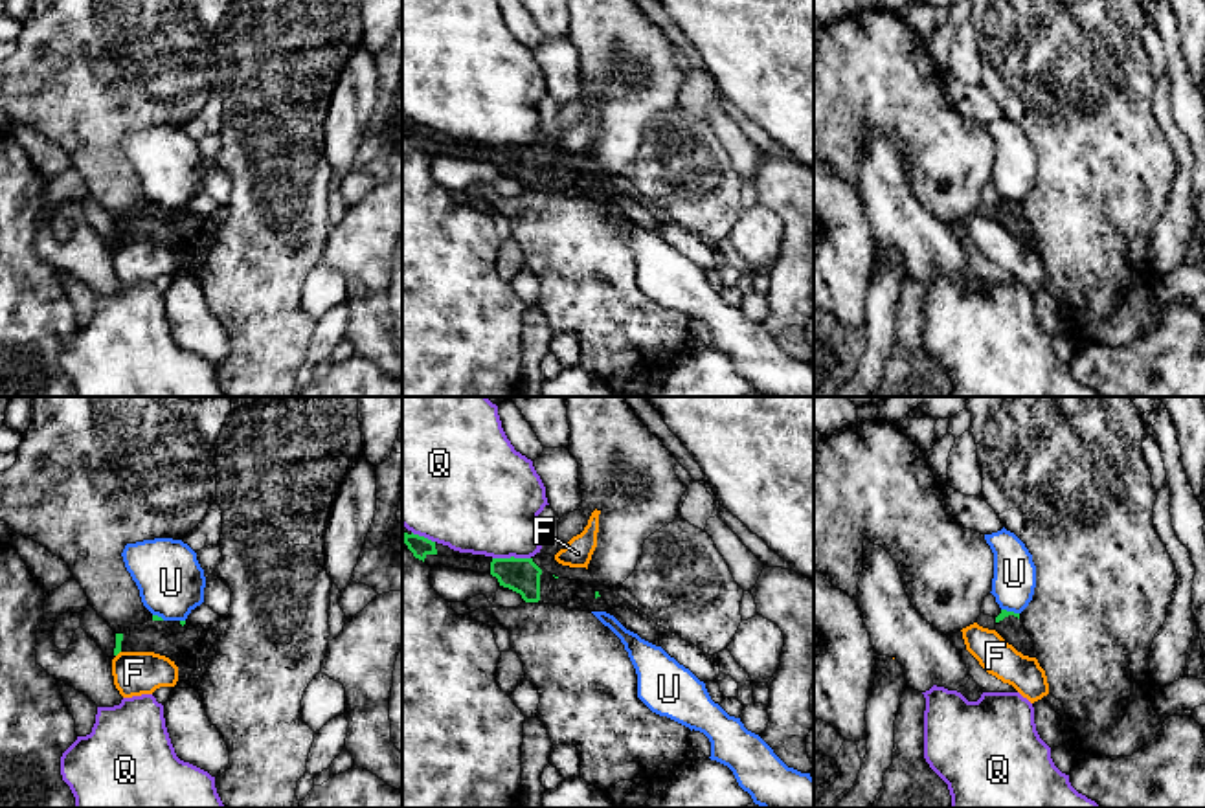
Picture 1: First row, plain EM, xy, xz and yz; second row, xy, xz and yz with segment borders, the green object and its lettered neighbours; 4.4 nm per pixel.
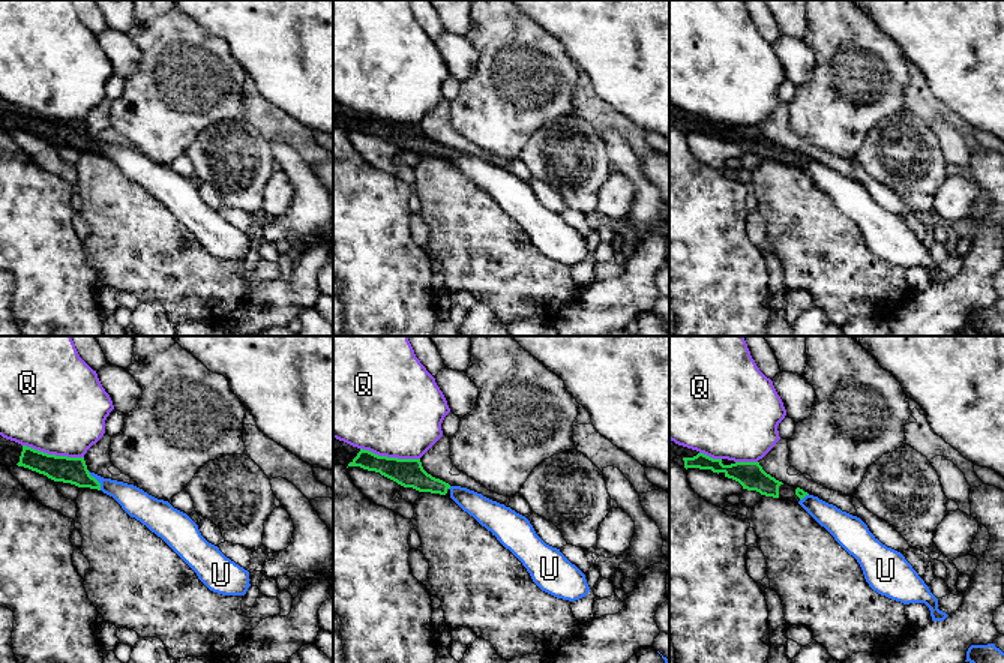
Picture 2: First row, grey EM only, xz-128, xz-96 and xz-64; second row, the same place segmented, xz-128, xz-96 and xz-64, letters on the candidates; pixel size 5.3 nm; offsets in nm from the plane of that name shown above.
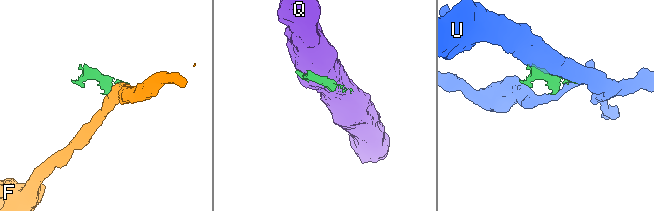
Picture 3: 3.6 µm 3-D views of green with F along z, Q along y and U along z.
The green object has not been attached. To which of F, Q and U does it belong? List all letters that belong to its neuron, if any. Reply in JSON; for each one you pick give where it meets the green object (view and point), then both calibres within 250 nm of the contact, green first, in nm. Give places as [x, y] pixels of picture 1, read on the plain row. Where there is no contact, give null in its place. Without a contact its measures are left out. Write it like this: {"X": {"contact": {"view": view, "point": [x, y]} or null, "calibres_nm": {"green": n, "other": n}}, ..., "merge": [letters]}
{"merge": []}

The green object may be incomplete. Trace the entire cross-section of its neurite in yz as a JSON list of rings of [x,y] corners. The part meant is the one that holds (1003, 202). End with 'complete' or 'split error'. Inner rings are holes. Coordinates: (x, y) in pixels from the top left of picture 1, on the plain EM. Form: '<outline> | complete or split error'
[[[1001,198],[1001,202],[996,206],[996,220],[1012,233],[1018,241],[1023,244],[1034,246],[1034,233],[1030,224],[1027,222],[1019,202]]] | split error

